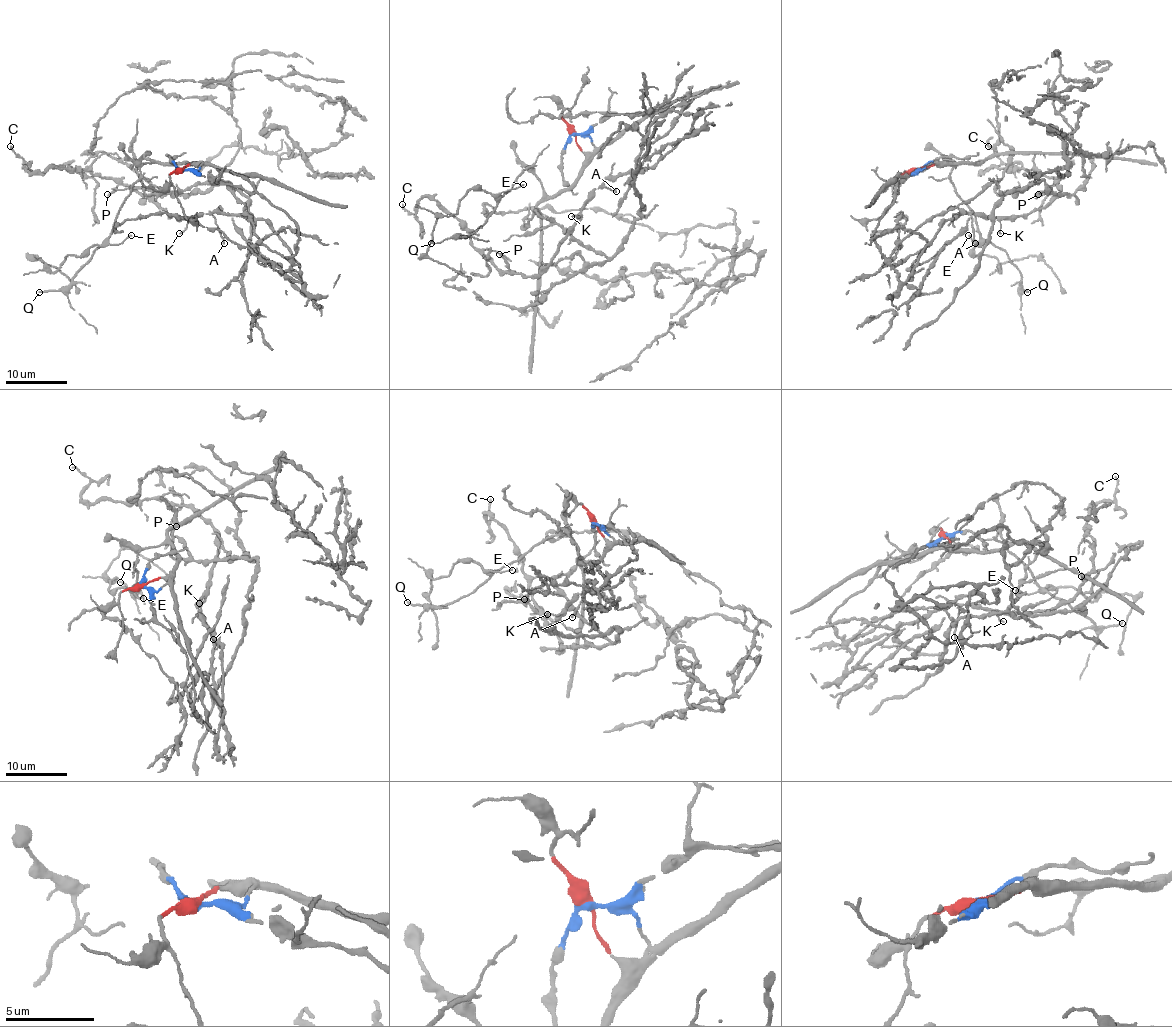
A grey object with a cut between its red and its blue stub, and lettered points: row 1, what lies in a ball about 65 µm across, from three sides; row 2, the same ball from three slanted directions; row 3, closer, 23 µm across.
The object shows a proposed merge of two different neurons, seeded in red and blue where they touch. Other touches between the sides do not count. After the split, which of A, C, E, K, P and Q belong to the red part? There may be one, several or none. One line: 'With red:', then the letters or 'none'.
With red: E, Q

